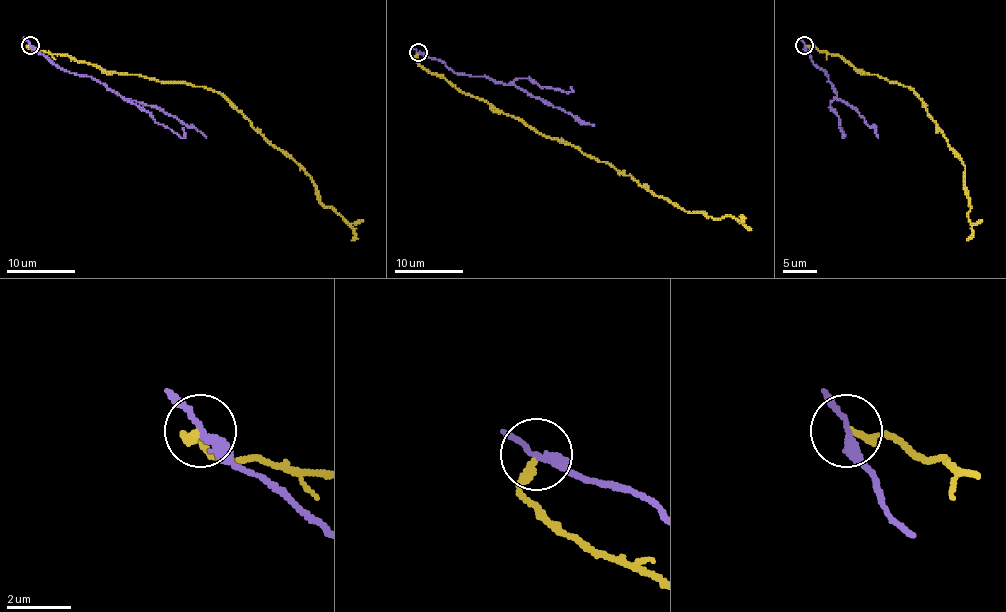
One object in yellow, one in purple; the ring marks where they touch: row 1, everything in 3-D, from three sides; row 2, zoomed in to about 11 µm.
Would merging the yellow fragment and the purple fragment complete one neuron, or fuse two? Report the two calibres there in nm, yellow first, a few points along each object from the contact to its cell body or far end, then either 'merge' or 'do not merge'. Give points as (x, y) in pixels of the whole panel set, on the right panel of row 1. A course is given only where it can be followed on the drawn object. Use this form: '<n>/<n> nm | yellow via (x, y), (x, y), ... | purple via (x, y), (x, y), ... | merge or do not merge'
240/240 nm | yellow via (804, 45), (838, 54), (855, 69), (896, 81), (914, 91), (965, 167), (972, 230), (967, 240) | purple via (804, 45), (811, 61), (825, 71), (837, 98), (850, 105), (873, 127), (878, 138) | do not merge

